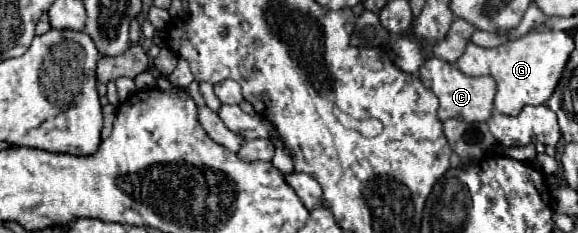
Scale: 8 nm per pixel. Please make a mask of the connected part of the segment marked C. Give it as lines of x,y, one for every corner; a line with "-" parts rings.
429,58
419,70
419,78
425,88
433,90
439,98
439,120
445,122
449,118
463,118
465,122
485,122
493,112
493,96
497,92
495,80
491,76
465,76
453,64
441,58

